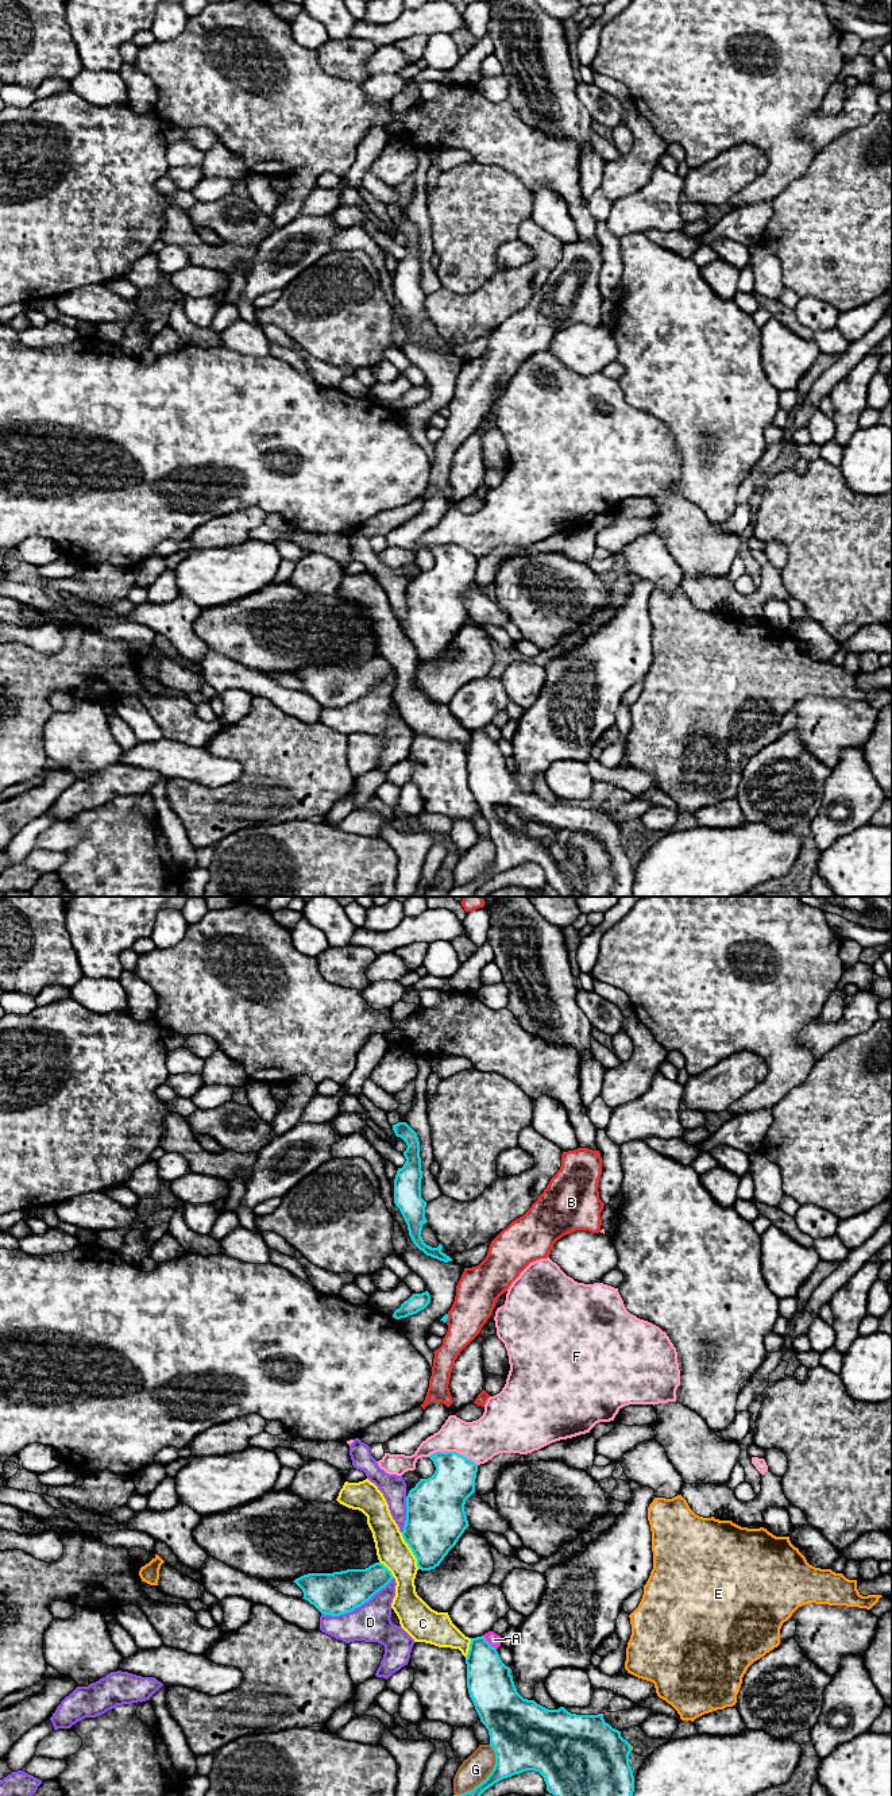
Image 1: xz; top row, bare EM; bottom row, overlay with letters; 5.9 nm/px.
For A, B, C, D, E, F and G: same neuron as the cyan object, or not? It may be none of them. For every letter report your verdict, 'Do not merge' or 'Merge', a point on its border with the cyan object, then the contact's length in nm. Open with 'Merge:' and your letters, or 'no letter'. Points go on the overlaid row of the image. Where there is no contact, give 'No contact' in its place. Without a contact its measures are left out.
Merge: F
A: Do not merge. Touches cyan at xz (487, 1642). Shared border 120 nm
B: Do not merge. Touches cyan at xz (447, 1318). Shared border 50 nm
C: Do not merge. Touches cyan at xz (412, 1550). Shared border 240 nm
D: Do not merge. Touches cyan at xz (356, 1607). Shared border 480 nm
E: Do not merge. Touches cyan at xz (630, 1748). Shared border 40 nm
F: Merge. Touches cyan at xz (452, 1452). Shared border 300 nm
G: Do not merge. Touches cyan at xz (487, 1777). Shared border 360 nm

